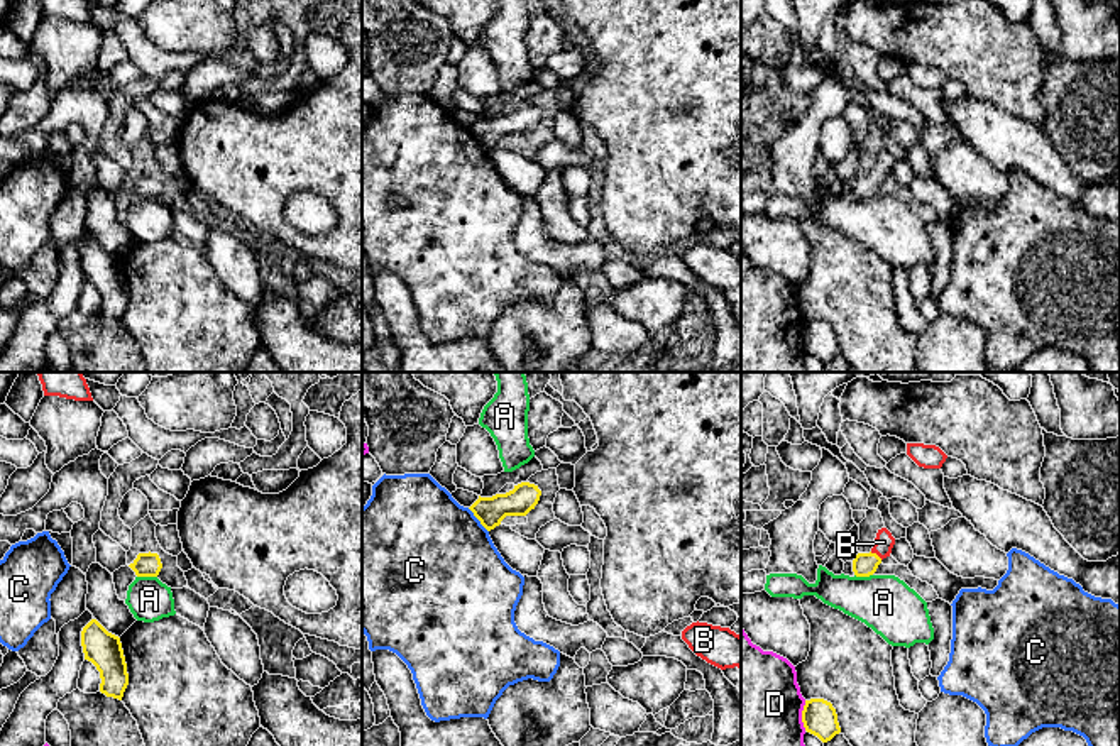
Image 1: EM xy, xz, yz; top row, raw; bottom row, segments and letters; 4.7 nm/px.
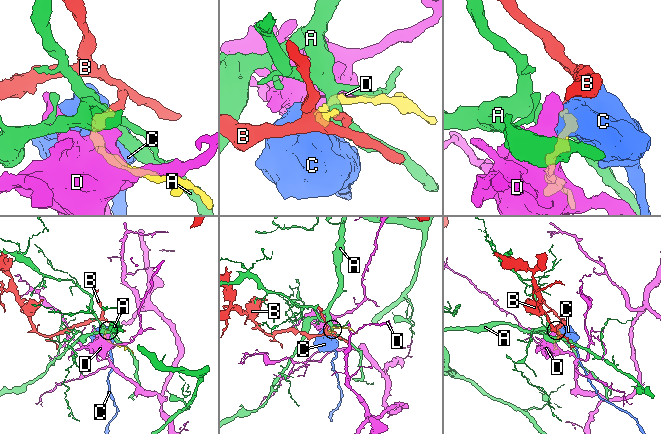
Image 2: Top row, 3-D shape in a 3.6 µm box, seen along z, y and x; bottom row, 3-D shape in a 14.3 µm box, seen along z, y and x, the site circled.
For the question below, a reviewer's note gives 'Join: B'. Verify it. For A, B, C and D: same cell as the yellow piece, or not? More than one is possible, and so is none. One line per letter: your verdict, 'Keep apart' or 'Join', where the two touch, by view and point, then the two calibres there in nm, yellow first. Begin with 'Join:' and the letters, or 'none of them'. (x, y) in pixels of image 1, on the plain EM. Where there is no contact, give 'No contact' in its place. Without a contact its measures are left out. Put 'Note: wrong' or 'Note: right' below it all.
Join: B
A: Keep apart. Touches yellow at xy (148, 197). Thickness 110 nm (yellow) against 200 nm
B: Join. Touches yellow at yz (875, 175). Thickness 110 nm (yellow) against 90 nm
C: Keep apart. Touches yellow at xz (477, 139). Thickness 140 nm (yellow) against 500 nm
D: Keep apart. Touches yellow at yz (802, 337). Thickness 170 nm (yellow) against 500 nm
Note: right

